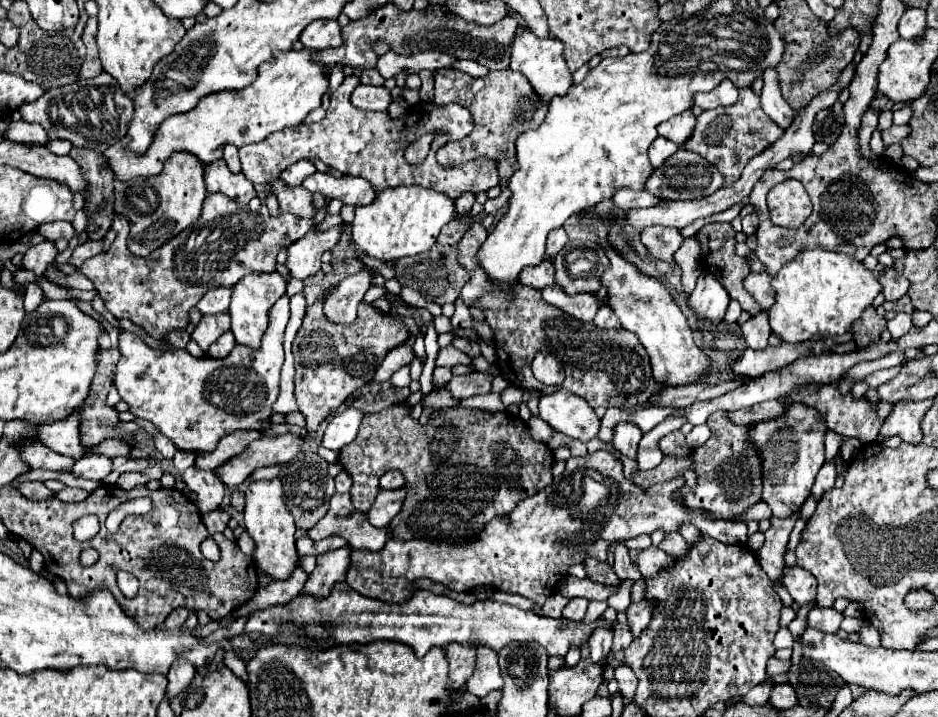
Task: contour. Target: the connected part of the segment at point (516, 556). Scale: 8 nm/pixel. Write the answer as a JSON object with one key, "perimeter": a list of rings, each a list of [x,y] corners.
{"perimeter":[[[598,450],[598,452],[592,452],[588,456],[582,456],[582,458],[568,458],[566,462],[566,470],[562,476],[556,476],[554,482],[550,486],[546,486],[544,490],[540,490],[538,494],[518,502],[516,510],[510,512],[508,516],[504,518],[494,518],[490,524],[486,524],[486,528],[482,530],[482,534],[478,536],[478,542],[474,544],[464,544],[464,546],[450,546],[450,544],[434,544],[434,542],[424,542],[424,540],[410,540],[410,542],[402,542],[402,540],[396,540],[396,538],[390,538],[386,542],[386,546],[380,550],[380,552],[370,552],[370,550],[354,550],[352,552],[352,558],[350,558],[350,566],[348,566],[348,576],[346,576],[346,582],[360,594],[364,596],[370,596],[370,598],[380,598],[384,602],[404,602],[406,598],[410,598],[410,594],[414,592],[414,588],[410,586],[416,578],[430,578],[432,582],[440,582],[444,586],[448,586],[450,590],[456,590],[456,592],[470,592],[472,588],[480,586],[480,584],[488,584],[488,586],[494,586],[496,590],[502,590],[502,592],[508,592],[508,594],[520,594],[520,596],[526,596],[530,600],[534,600],[538,604],[538,608],[544,604],[544,600],[554,594],[554,586],[556,582],[560,582],[560,578],[566,576],[566,570],[572,566],[572,564],[578,564],[578,562],[584,562],[586,558],[598,558],[600,562],[606,562],[608,560],[608,546],[612,540],[630,540],[630,538],[636,538],[636,536],[642,536],[642,534],[652,534],[656,530],[662,530],[664,534],[672,534],[672,532],[680,532],[680,526],[682,524],[690,524],[690,516],[692,514],[700,514],[702,518],[708,518],[708,520],[718,520],[714,518],[708,510],[698,510],[698,508],[688,508],[686,504],[680,504],[672,498],[672,492],[678,488],[678,482],[664,482],[664,484],[656,484],[654,488],[650,490],[638,490],[638,486],[634,486],[622,472],[622,462],[618,458],[614,458],[612,454],[604,452],[604,450]]]}

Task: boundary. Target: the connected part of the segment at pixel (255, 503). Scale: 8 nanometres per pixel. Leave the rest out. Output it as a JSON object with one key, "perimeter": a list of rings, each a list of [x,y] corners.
{"perimeter":[[[264,480],[264,482],[250,482],[246,488],[246,508],[244,508],[244,526],[246,532],[256,542],[254,562],[260,568],[260,572],[272,576],[274,580],[284,580],[290,576],[290,572],[296,568],[296,546],[294,546],[294,518],[286,510],[284,504],[284,490],[282,480]]]}

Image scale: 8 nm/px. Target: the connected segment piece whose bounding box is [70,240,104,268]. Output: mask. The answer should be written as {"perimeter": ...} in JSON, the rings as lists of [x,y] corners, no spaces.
{"perimeter":[[[90,240],[90,242],[80,244],[80,246],[76,246],[76,248],[74,248],[70,262],[72,262],[76,268],[80,268],[80,266],[82,266],[82,262],[86,262],[88,258],[98,256],[102,250],[104,250],[104,240],[98,240],[98,242]]]}

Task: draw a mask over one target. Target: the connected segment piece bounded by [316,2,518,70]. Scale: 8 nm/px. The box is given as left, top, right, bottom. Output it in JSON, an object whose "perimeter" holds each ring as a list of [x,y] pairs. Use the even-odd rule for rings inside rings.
{"perimeter":[[[392,2],[380,6],[378,10],[370,12],[366,18],[358,22],[350,22],[344,32],[344,44],[340,48],[326,48],[318,50],[316,58],[322,60],[326,66],[346,64],[352,68],[374,68],[378,54],[370,50],[374,42],[390,42],[390,50],[394,54],[416,54],[426,50],[438,50],[446,54],[454,54],[456,58],[470,58],[484,64],[490,70],[502,70],[510,64],[510,42],[518,30],[518,20],[514,16],[506,16],[492,26],[480,26],[474,22],[466,22],[460,16],[452,14],[444,6],[428,6],[424,10],[398,10]]]}

